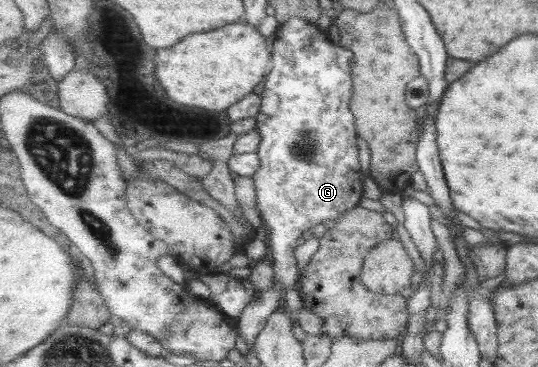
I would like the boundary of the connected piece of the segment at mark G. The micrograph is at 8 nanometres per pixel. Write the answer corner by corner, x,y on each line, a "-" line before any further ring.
293,16
289,21
279,25
278,30
269,39
271,43
271,49
273,53
273,67
271,72
267,75
264,83
264,90
262,91
262,104
260,107
260,112
255,116
257,118
257,130
261,134
261,143
258,147
258,154
260,157
260,168
254,174
253,179
257,185
257,207
261,211
262,218
265,220
264,225
267,228
267,243
271,247
271,258
273,261
273,270
275,273
276,284
267,290
258,292
255,294
254,298
251,300
249,306
242,312
241,317
238,320
238,333
244,335
246,343
250,347
255,346
257,342
257,337
265,330
266,324
268,324
270,318
275,314
276,310
281,308
281,304
284,303
283,299
285,292
287,290
294,290
296,286
296,280
298,280
298,264
295,263
294,252
298,248
298,238
312,230
316,225
333,220
334,223
338,222
338,219
346,214
349,210
354,210
364,194
364,179
365,175
360,164
359,157
359,144
357,139
357,122
355,119
355,114
350,108
350,101
353,97
353,58
354,53
347,48
344,48
340,43
334,44
330,41
328,34
320,32
318,30
318,25
308,22
305,18
301,16

